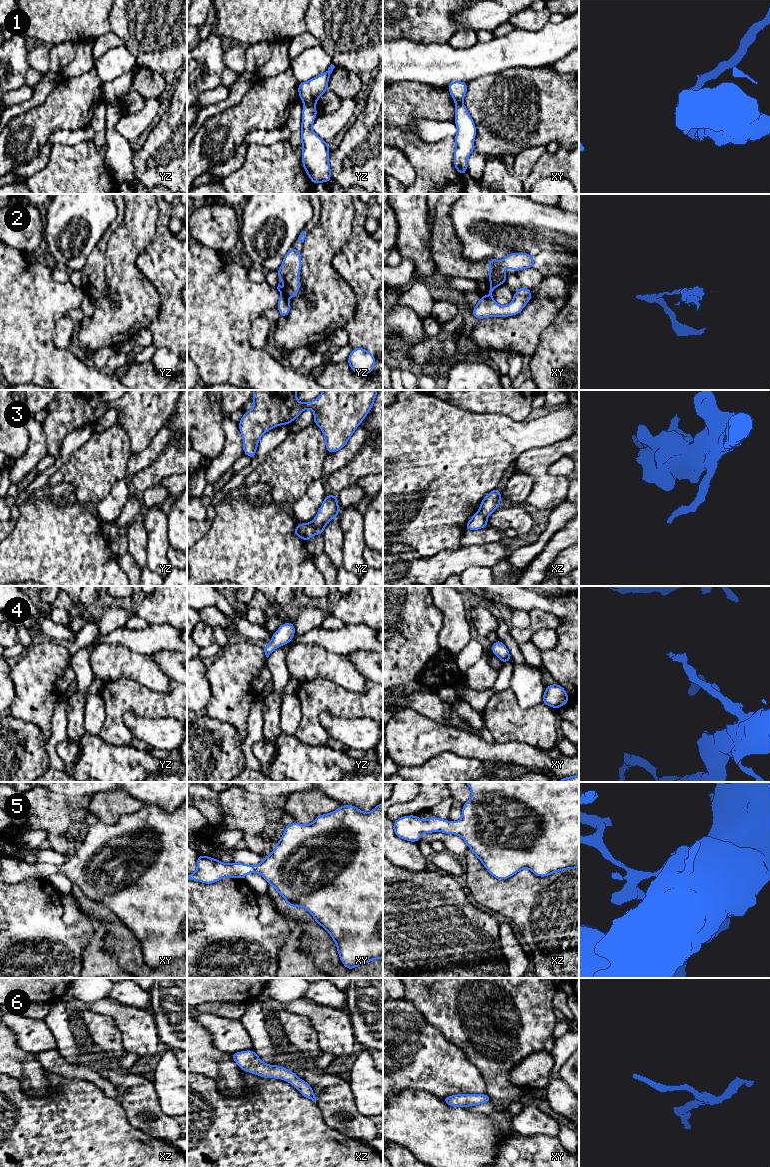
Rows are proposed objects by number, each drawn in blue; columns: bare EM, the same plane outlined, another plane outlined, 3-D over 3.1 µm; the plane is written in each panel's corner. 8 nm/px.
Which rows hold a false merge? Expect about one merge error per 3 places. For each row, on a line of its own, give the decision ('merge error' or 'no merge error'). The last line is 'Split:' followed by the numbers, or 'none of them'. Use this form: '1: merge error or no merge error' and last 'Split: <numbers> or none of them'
1: merge error
2: merge error
3: merge error
4: no merge error
5: no merge error
6: no merge error
Split: 1, 2, 3

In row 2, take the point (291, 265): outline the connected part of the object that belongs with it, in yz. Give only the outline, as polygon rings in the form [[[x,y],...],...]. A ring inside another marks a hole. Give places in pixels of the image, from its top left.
[[[292,247],[284,256],[281,267],[277,270],[278,279],[283,280],[285,288],[278,284],[277,289],[281,295],[287,298],[299,294],[301,286],[299,282],[299,272],[301,271],[301,250]]]

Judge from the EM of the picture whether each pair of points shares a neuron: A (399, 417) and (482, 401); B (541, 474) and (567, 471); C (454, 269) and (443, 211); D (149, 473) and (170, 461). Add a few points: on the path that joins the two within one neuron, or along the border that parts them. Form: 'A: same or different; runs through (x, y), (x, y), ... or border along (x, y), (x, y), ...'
A: different; border along (449, 402), (460, 408), (480, 412)
B: different; border along (565, 455), (550, 466), (549, 473), (551, 475)
C: same; runs through (448, 255), (444, 242), (443, 225)
D: same; runs through (154, 472), (165, 465)

